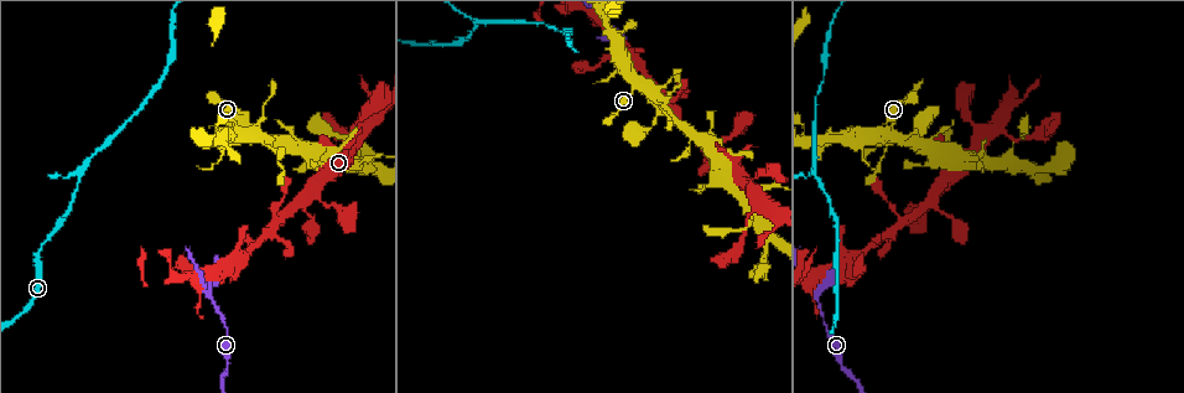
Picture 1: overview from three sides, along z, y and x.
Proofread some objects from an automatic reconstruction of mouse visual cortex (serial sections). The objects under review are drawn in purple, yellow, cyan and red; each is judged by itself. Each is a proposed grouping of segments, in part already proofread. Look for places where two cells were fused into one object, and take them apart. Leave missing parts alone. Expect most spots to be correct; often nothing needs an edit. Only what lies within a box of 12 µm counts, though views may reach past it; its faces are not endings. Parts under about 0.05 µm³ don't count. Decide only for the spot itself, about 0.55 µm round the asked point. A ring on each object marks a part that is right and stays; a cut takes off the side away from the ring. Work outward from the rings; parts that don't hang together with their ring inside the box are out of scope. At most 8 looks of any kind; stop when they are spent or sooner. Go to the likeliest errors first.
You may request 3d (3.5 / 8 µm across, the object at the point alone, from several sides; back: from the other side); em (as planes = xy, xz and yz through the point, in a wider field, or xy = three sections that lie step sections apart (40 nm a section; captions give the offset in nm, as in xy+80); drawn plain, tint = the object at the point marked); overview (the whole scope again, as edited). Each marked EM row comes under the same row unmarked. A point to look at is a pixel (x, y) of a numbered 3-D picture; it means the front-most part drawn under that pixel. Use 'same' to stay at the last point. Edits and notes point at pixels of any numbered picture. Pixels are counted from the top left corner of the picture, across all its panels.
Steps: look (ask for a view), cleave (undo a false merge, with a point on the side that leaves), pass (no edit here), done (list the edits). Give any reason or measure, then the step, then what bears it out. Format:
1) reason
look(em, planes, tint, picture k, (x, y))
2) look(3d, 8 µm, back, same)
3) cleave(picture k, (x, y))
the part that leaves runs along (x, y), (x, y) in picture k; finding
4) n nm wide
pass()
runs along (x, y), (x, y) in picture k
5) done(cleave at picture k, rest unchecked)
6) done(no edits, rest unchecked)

a narrow waist
look(3d, 8 µm, back, picture 1, (208, 296))

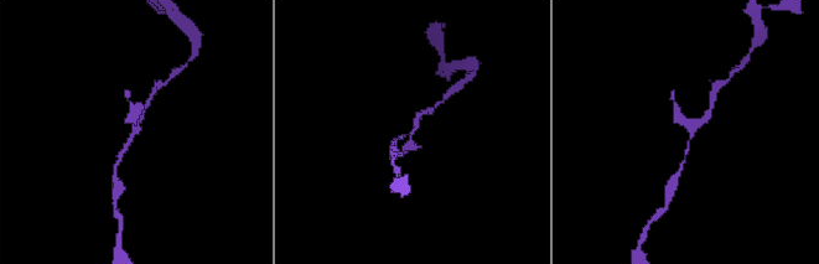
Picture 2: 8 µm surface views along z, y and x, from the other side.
zoom in
look(3d, 3.5 µm, picture 2, (137, 134))

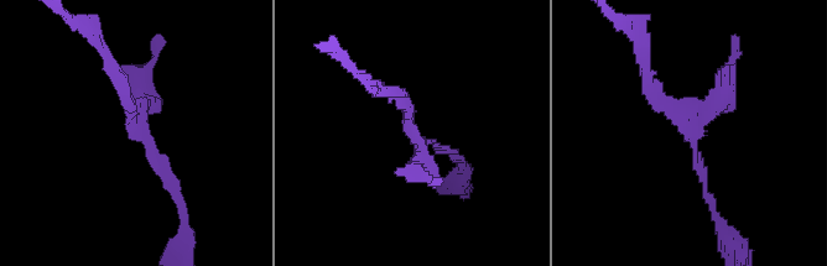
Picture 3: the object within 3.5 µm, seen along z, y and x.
now the EM
look(em, xy, step 2, tint, picture 3, (693, 131))

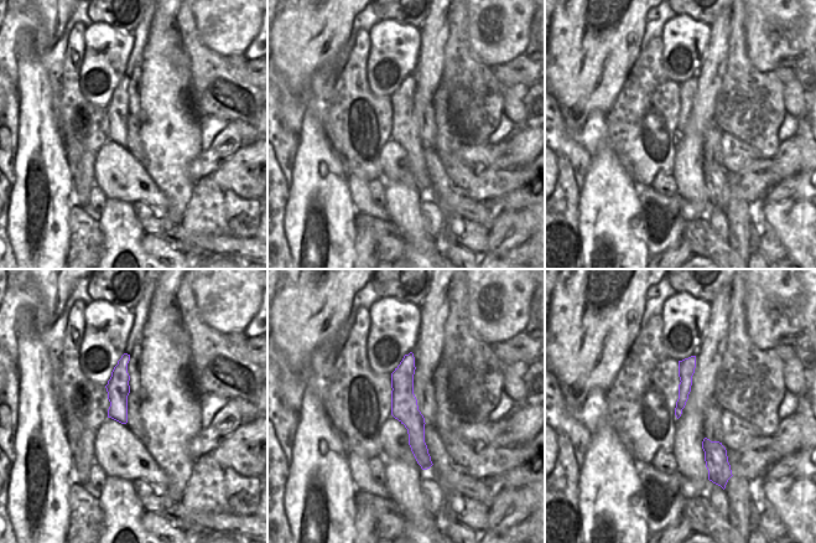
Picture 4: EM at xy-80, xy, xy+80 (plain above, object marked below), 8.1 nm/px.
220 nm wide
pass()
runs along (408, 357), (405, 409), (426, 465) in picture 4; all the same cell

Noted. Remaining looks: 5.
calibre changes
look(3d, 8 µm, picture 1, (633, 81))

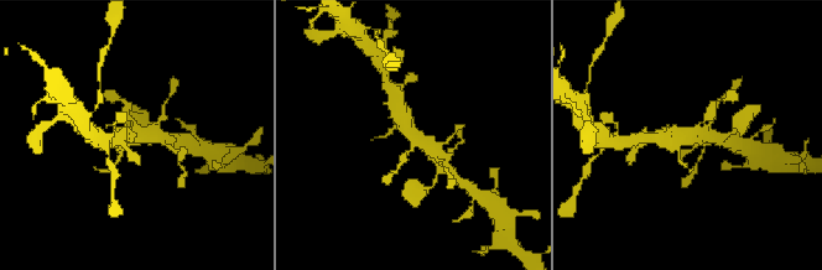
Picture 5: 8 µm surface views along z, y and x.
look(em, planes, tint, picture 5, (135, 137))

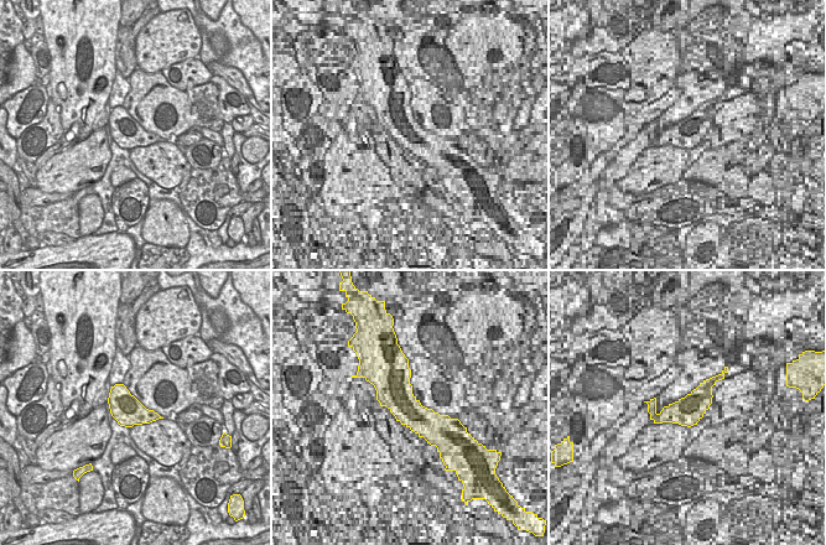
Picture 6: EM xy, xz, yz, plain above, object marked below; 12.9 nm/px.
pass()
all the same cell

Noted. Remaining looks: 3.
three arms meet
look(3d, 3.5 µm, picture 1, (475, 24))

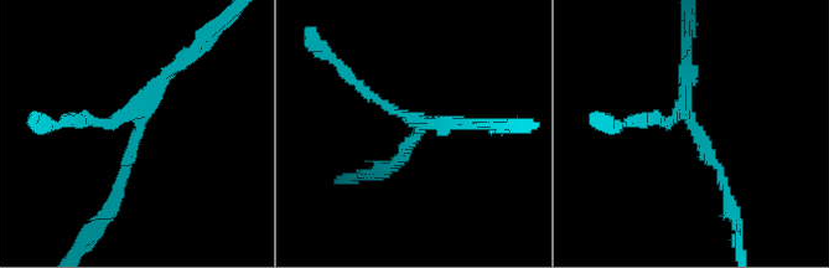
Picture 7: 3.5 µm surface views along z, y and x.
3 arms; arms of 150, 150, 150 nm
look(em, planes, tint, picture 7, (684, 112))

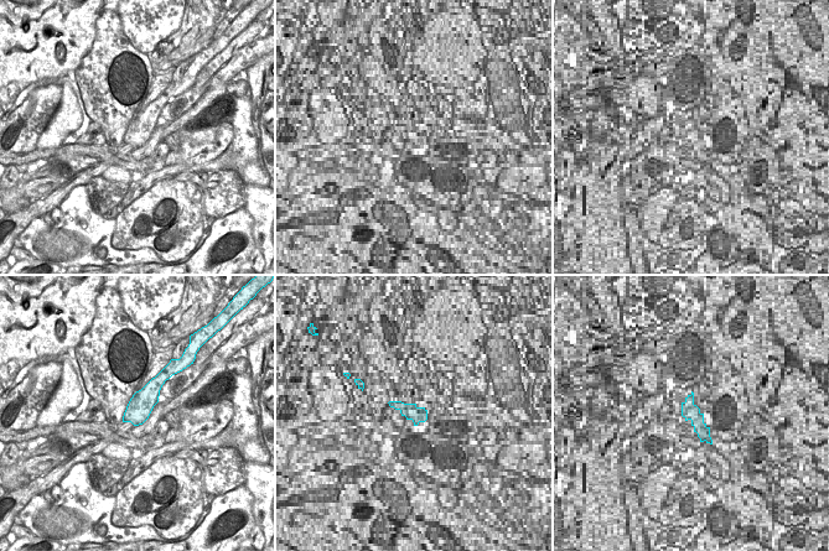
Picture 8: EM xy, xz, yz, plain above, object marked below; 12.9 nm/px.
pass()
runs along (120, 179), (150, 94), (196, 45) in picture 7; one cell here

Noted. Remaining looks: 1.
done(no edits, rest unchecked)

